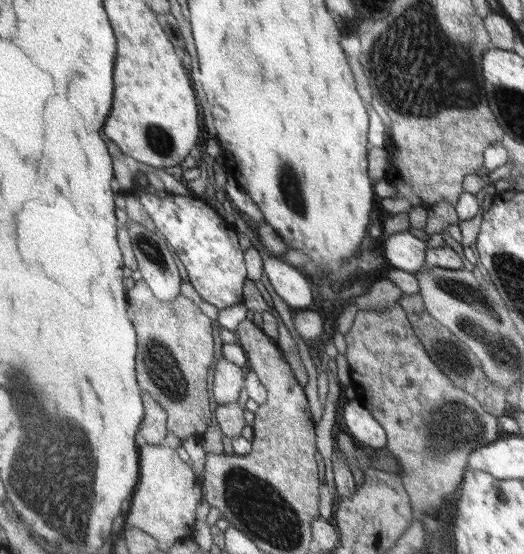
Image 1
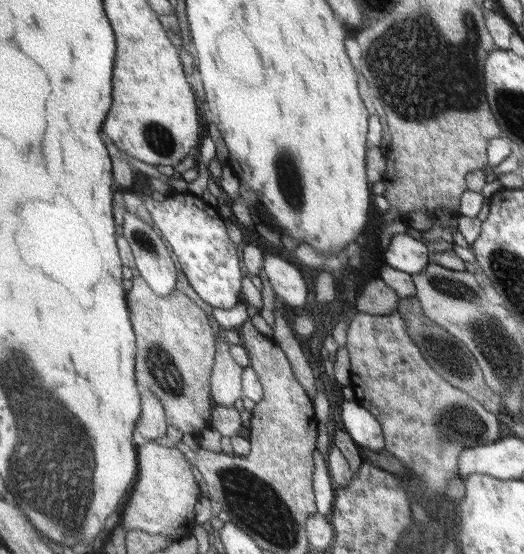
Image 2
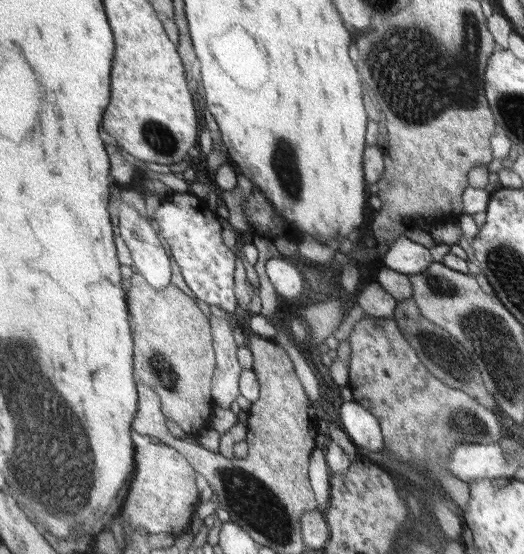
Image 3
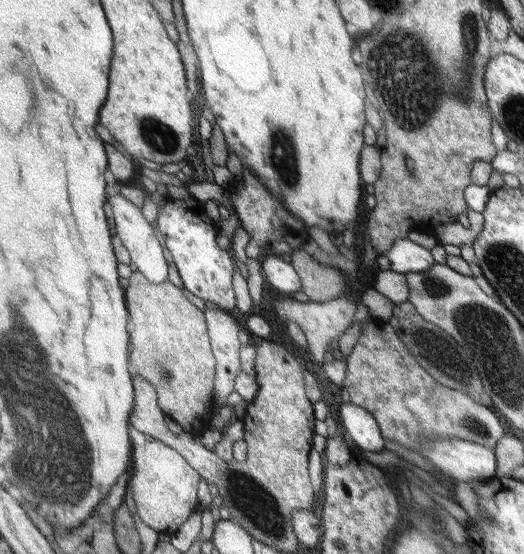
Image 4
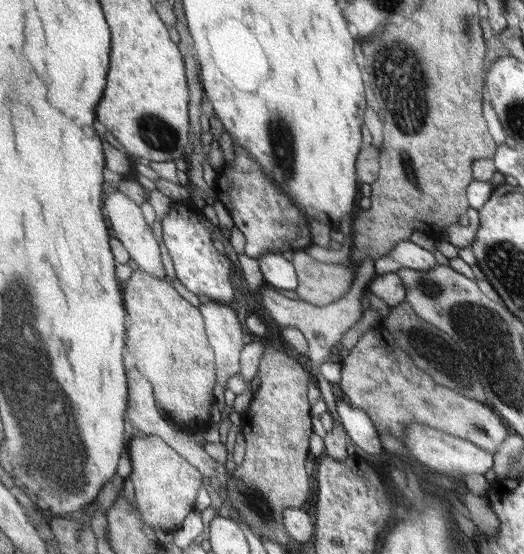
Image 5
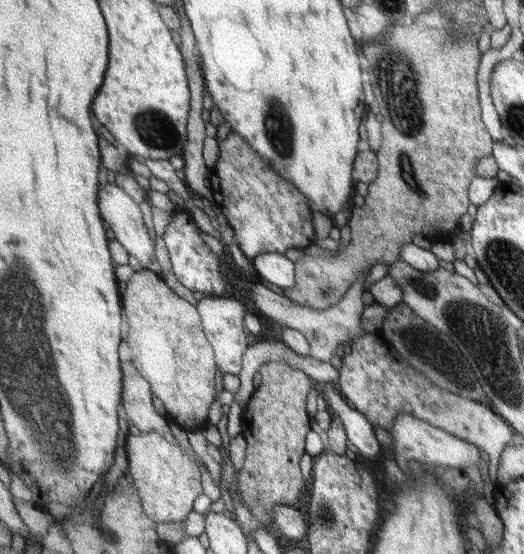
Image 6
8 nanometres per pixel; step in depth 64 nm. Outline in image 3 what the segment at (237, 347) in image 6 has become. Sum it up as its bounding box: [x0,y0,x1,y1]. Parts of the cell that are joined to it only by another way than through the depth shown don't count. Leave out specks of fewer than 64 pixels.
[210,314,242,409]

